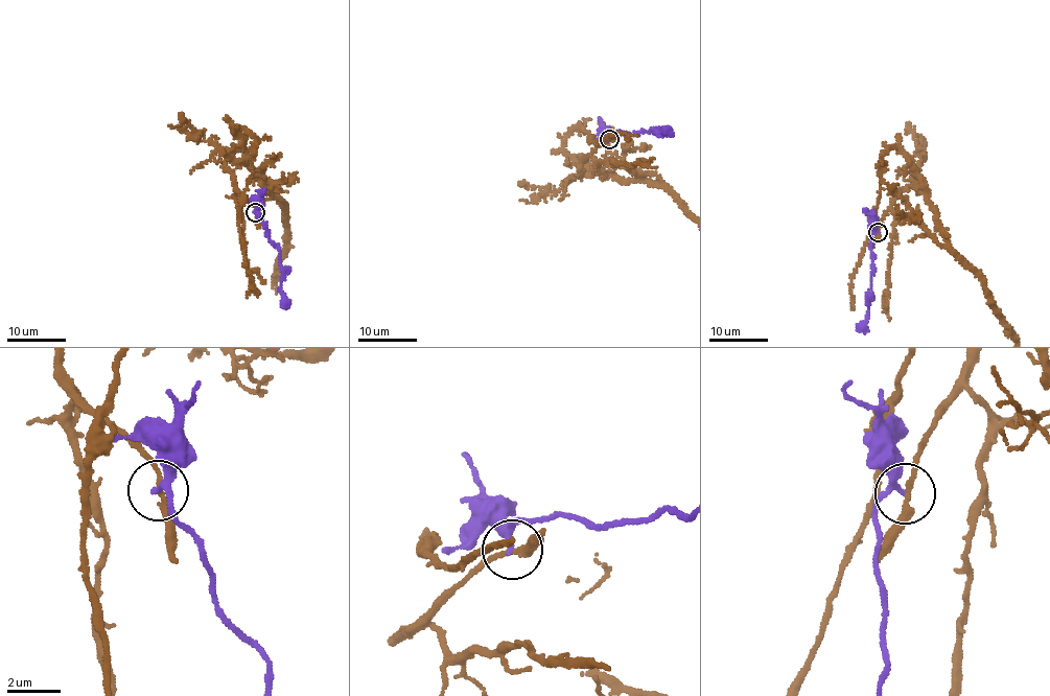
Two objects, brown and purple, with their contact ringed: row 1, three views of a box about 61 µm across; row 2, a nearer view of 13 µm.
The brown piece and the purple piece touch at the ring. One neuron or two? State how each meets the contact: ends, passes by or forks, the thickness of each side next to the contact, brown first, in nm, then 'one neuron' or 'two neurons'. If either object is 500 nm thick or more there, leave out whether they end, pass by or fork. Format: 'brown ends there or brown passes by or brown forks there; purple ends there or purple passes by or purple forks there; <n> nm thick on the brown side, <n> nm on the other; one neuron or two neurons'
brown passes by; purple passes by; 200 nm thick on the brown side, 190 nm on the other; two neurons

